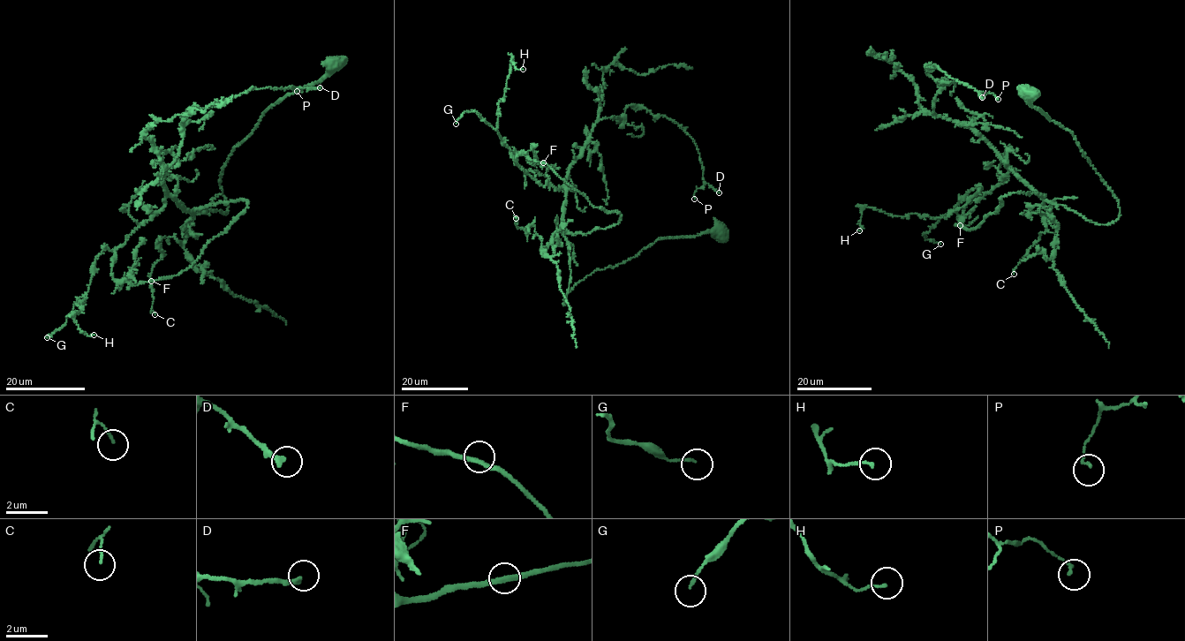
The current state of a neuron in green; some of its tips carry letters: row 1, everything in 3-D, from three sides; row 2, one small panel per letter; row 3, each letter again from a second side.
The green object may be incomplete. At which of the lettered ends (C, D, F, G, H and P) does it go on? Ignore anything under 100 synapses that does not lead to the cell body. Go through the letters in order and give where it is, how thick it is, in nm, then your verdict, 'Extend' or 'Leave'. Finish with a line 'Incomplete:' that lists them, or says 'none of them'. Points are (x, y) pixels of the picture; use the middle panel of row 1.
C: Place: (516, 218). Thickness 110 nm. Leave
D: Place: (719, 192). Thickness 240 nm. Leave
F: Place: (543, 162). Thickness 240 nm. Leave
G: Place: (456, 124). Thickness 120 nm. Leave
H: Place: (523, 69). Thickness 120 nm. Leave
P: Place: (694, 199). Thickness 140 nm. Leave
Incomplete: none of them

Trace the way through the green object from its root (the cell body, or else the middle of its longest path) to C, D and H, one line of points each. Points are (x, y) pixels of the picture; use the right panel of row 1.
C: (1029, 95), (1074, 136), (1120, 214), (1097, 223), (1044, 200), (1057, 226), (1041, 213), (1046, 230), (1014, 274)
D: (1029, 95), (1113, 193), (1114, 221), (1042, 199), (986, 139), (936, 116), (939, 85), (925, 68), (982, 97)
H: (1029, 95), (1113, 193), (1114, 221), (1042, 199), (1007, 164), (1004, 181), (941, 217), (865, 207), (859, 230)

